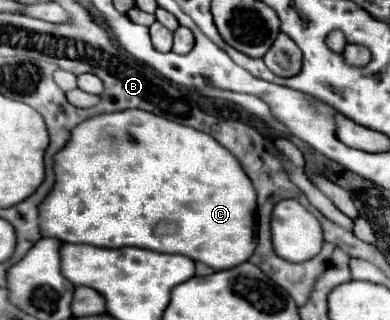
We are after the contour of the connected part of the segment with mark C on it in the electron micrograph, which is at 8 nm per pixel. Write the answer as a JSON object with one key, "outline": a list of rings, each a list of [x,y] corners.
{"outline":[[[123,110],[93,116],[73,130],[63,152],[55,156],[55,186],[41,204],[39,226],[43,236],[63,242],[101,248],[137,246],[183,254],[215,270],[227,270],[247,262],[251,252],[255,252],[255,200],[255,186],[239,160],[213,136],[145,110]]]}

